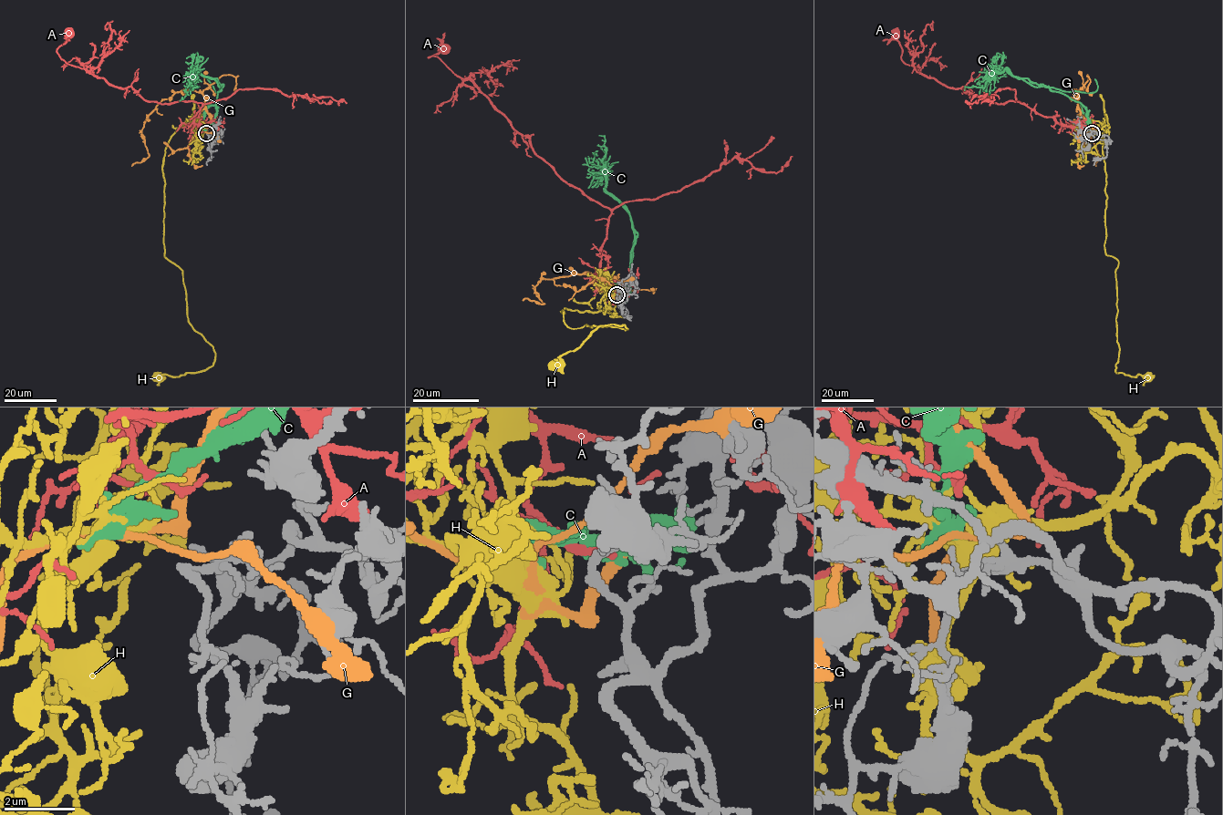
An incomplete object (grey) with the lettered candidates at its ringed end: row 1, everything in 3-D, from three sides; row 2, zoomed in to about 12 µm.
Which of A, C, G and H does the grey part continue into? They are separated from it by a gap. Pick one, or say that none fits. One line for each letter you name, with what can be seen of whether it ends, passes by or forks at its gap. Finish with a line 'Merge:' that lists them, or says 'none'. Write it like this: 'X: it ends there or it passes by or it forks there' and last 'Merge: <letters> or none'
H: it forks there
Merge: H

